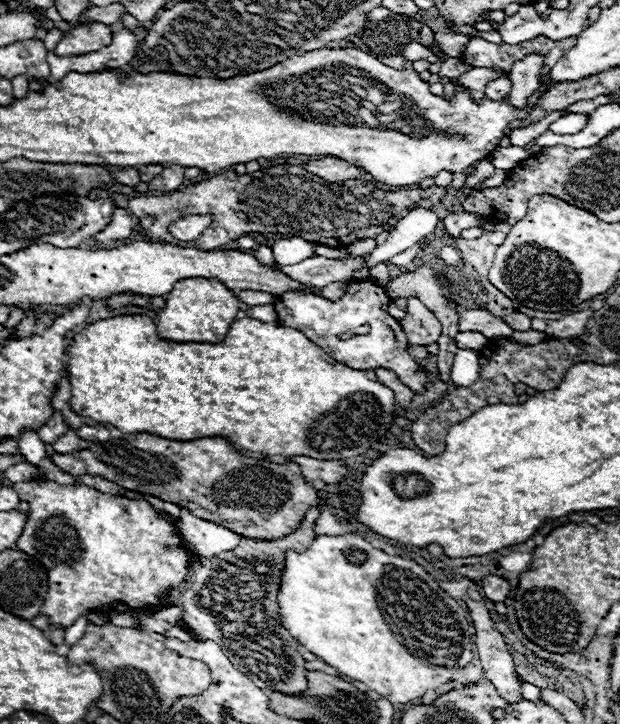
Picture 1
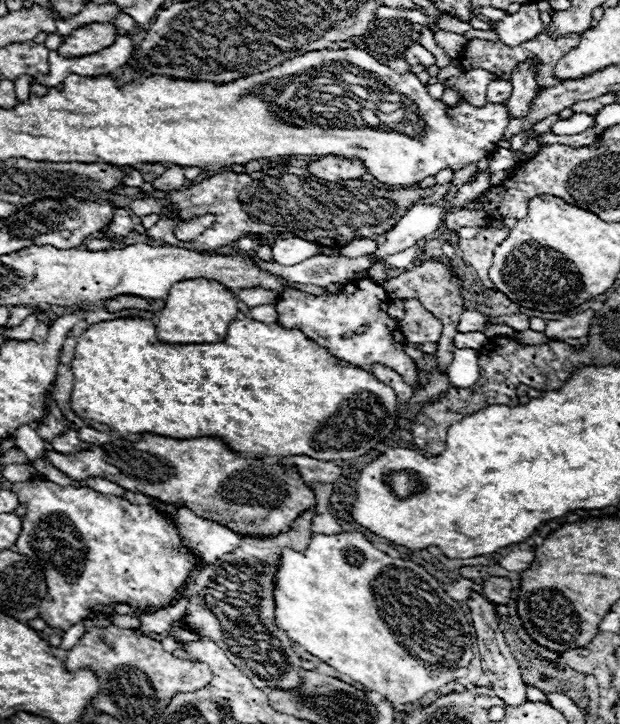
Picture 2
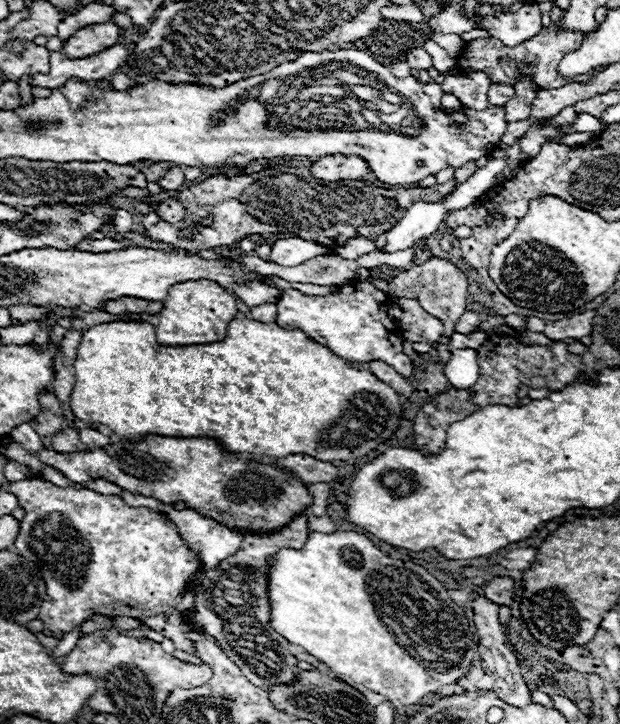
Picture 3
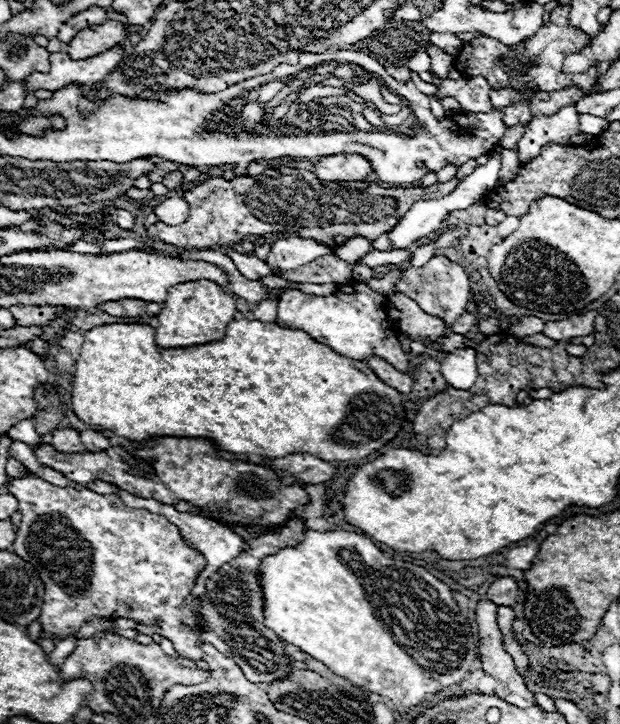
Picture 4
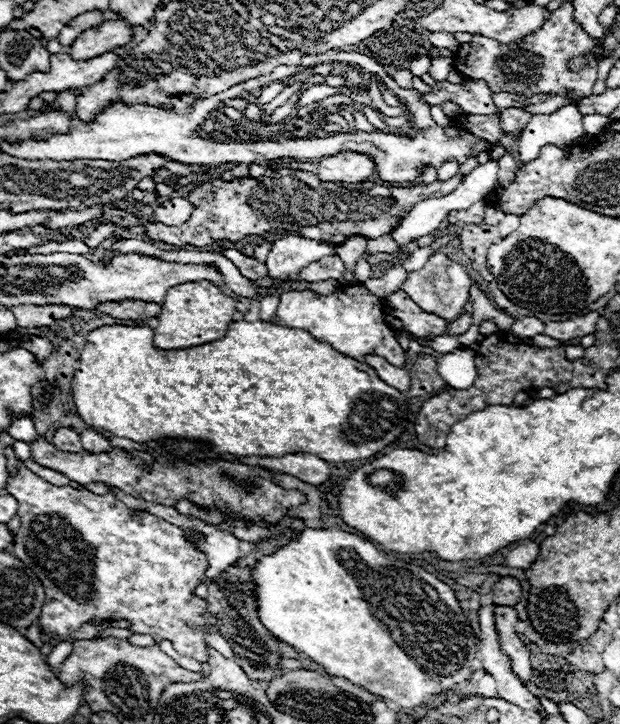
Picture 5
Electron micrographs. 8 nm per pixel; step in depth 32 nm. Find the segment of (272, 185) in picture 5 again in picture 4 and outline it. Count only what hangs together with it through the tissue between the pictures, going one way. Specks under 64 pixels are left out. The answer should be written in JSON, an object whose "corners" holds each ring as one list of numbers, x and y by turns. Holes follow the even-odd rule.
{"corners":[[286,166,278,170,268,168,258,176,236,176,232,180,214,176,192,190,184,190,182,198,190,208,184,224,168,226,156,222,148,226,146,234,152,240,178,248,212,248,240,242,248,234,294,232,300,238,336,248,354,236,376,240,380,234,390,232,414,202,444,198,456,184,458,178,426,188,382,188,372,182,320,182,310,170]]}

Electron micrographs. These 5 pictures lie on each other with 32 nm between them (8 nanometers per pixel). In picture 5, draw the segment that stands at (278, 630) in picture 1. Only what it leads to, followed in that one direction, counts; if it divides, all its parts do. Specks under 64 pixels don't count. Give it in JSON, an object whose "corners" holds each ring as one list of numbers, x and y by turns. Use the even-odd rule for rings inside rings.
{"corners":[[290,530,290,532,284,532,282,538,264,540,256,550,252,550,252,554,248,554,244,558,238,558,218,578,214,578,214,582,210,584,208,596,206,596,208,612,220,622,218,634,232,646,234,660,240,664,240,668,248,674,250,680,256,680,256,682,260,682,260,680,270,682,272,678,280,676,284,670,280,670,282,656,280,656,280,648,276,644,276,638,270,630,264,628,264,624,260,622,260,616,256,612,258,610,258,600,256,600,256,594,252,592,252,588,254,588,252,570,264,554,272,554,274,550,278,550,278,546,294,542,298,536,300,536,300,530],[224,582,230,584,230,590,222,590]]}

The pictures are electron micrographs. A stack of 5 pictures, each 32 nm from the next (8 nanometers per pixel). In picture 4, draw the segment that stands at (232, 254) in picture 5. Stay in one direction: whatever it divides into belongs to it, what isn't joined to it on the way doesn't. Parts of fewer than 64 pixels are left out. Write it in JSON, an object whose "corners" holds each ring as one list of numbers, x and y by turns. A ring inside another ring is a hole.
{"corners":[[230,252,228,256,232,258,232,262,240,268,240,272,246,278,256,280,256,278,262,278,262,276,268,276,274,272,266,262,258,260,256,256,248,256,248,254,240,254,240,252]]}

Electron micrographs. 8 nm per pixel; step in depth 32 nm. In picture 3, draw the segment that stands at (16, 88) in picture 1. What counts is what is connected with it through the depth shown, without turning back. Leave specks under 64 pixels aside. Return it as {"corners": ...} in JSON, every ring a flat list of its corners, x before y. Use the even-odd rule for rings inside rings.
{"corners":[[23,76,17,83,19,95,22,98,23,104,32,104,33,95,31,94,31,86,29,85,30,76]]}

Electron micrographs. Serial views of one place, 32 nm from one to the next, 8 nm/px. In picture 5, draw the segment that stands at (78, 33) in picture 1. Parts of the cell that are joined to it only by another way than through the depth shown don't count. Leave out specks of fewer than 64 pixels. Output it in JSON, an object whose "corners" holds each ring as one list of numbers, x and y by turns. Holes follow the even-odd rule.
{"corners":[[108,20,100,26,84,30,74,44,68,48,68,54,74,60,88,60,104,52,116,50,132,40,132,26,122,20]]}

